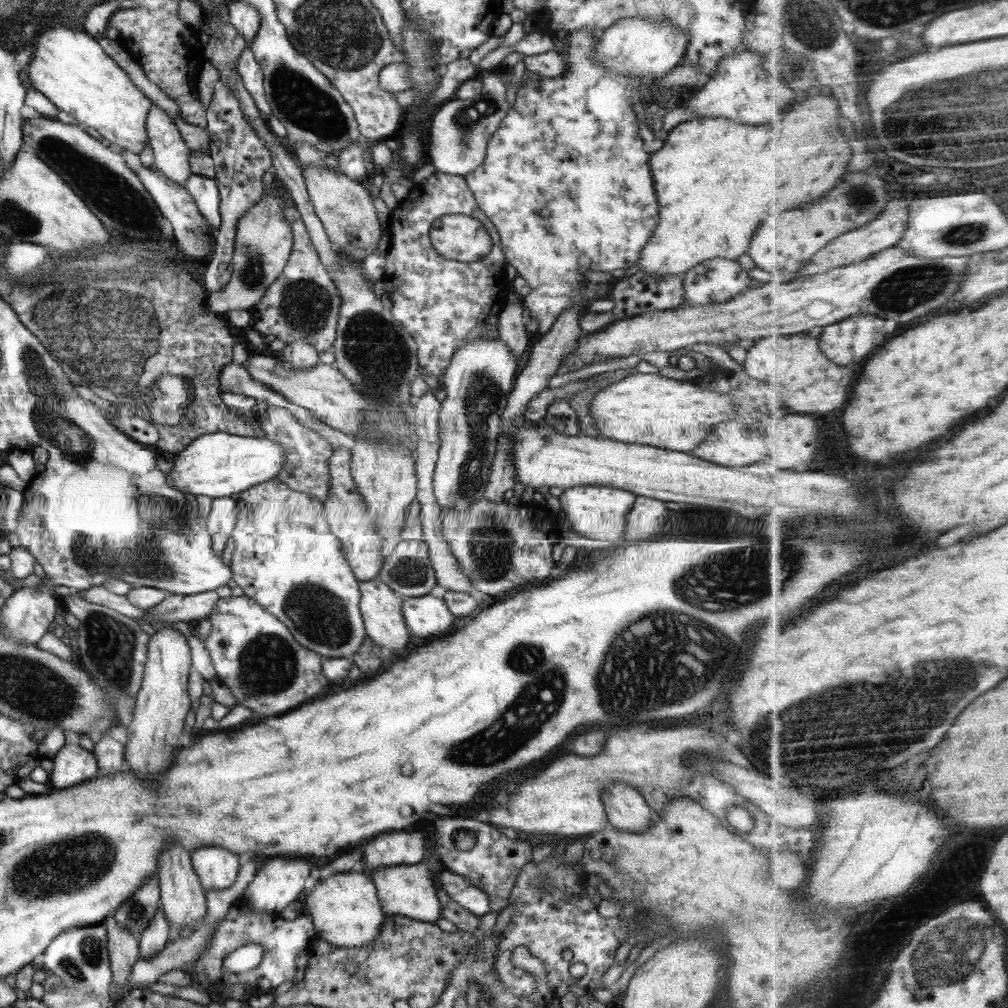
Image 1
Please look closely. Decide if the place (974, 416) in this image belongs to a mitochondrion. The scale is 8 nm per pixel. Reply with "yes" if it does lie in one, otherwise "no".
no

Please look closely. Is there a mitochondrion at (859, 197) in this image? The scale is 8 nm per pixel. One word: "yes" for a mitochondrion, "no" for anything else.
yes

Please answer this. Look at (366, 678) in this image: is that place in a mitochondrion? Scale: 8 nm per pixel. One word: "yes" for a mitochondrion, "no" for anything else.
no

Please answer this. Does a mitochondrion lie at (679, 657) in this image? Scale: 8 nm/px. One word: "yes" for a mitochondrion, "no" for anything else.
yes

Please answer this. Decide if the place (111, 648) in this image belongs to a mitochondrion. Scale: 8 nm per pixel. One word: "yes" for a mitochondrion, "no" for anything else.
yes

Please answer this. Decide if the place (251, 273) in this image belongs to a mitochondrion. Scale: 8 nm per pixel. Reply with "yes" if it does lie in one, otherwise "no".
yes

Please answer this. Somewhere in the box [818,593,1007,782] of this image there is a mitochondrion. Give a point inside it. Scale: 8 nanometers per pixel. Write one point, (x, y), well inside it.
(941, 693)

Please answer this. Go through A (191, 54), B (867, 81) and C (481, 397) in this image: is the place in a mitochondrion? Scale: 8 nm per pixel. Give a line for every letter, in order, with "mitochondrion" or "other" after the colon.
A: mitochondrion
B: other
C: mitochondrion

